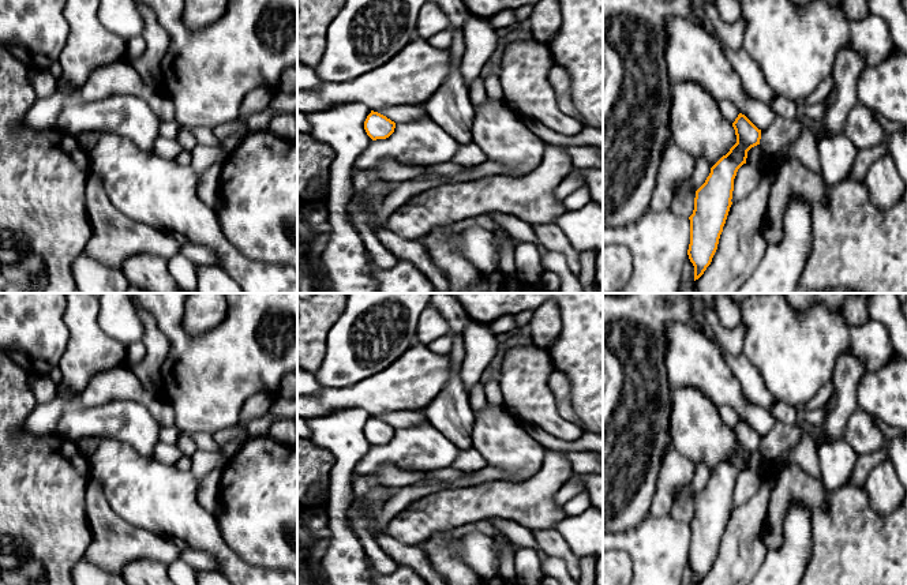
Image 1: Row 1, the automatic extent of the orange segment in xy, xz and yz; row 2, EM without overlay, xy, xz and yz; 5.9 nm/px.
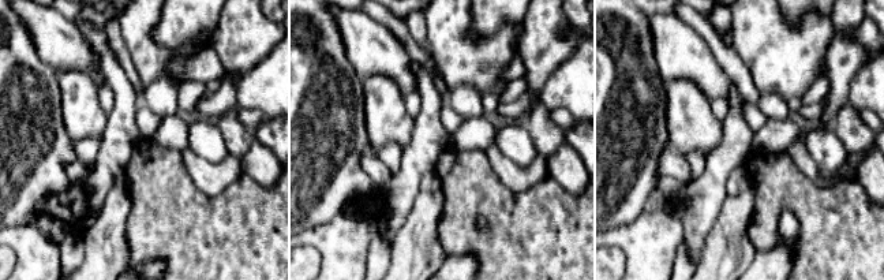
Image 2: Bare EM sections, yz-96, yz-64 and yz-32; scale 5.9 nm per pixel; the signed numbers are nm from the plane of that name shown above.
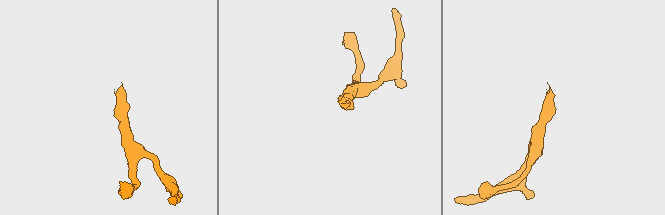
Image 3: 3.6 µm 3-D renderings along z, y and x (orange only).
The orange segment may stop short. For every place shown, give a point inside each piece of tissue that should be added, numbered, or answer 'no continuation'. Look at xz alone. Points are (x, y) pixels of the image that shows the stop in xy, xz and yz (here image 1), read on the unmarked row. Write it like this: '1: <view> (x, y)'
no continuation

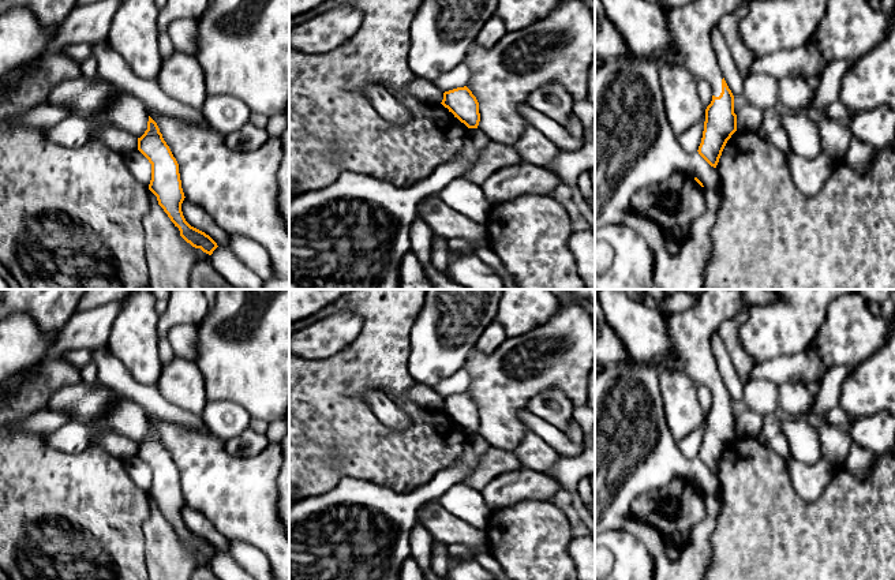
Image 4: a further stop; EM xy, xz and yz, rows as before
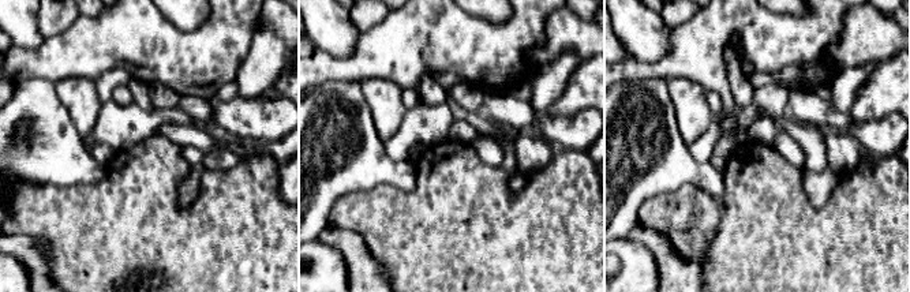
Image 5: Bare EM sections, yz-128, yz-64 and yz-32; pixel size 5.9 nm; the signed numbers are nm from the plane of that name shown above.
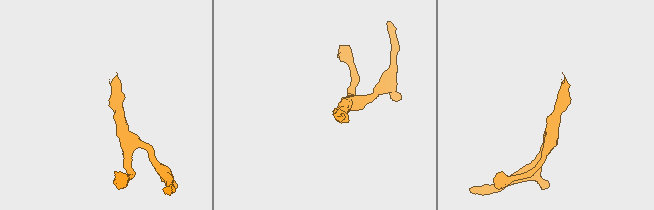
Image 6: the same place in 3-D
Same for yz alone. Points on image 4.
1: yz (691, 332)

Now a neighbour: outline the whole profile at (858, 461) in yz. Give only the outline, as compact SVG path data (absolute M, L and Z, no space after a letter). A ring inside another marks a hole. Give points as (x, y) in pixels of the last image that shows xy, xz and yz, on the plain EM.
M853 442L843 467L855 476L864 478L873 461L873 454L869 450Z

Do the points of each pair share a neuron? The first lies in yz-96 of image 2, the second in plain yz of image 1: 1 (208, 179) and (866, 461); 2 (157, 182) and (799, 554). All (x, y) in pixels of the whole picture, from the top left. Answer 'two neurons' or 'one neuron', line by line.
1: two neurons
2: two neurons

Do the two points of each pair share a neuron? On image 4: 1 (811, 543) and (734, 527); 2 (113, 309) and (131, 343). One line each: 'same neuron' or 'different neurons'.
1: same neuron
2: different neurons

